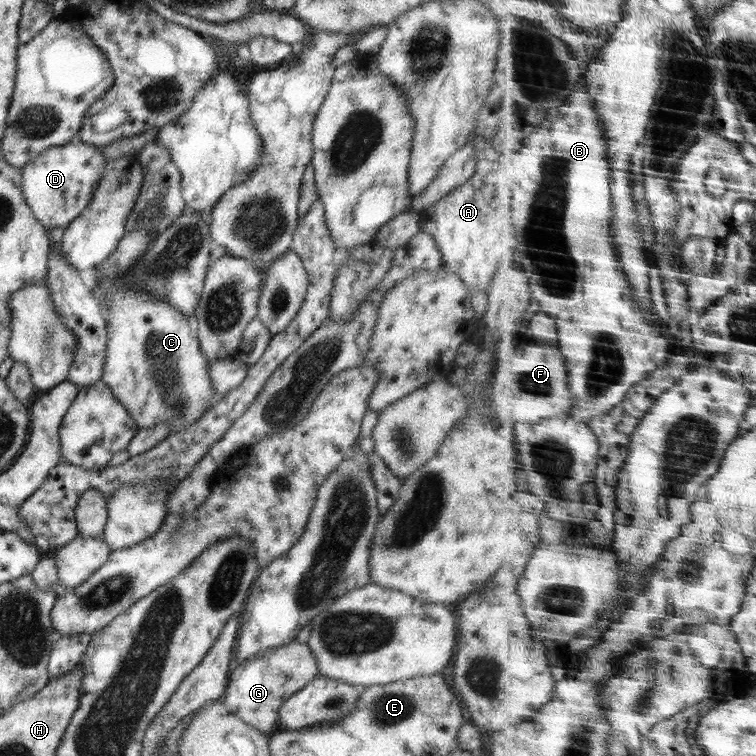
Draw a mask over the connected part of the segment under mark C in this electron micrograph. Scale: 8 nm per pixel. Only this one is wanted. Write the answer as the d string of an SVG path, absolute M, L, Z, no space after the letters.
M136 221L129 222L116 250L96 267L96 287L92 291L101 298L102 306L107 310L107 323L109 324L105 352L106 364L104 364L101 382L110 388L114 398L125 407L139 429L154 429L159 422L167 422L172 431L171 434L174 434L200 420L201 416L214 407L217 398L212 392L212 384L208 378L208 358L199 347L195 330L190 328L187 318L177 311L168 299L157 299L142 289L137 291L127 287L119 279L131 271L160 233L147 231L134 223Z

